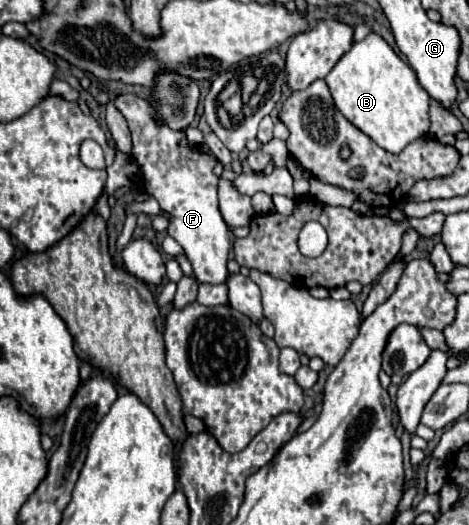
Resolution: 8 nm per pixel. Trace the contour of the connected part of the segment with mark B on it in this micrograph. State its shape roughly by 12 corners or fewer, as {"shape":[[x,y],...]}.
{"shape":[[369,33],[325,77],[335,107],[399,153],[429,133],[415,71]]}

